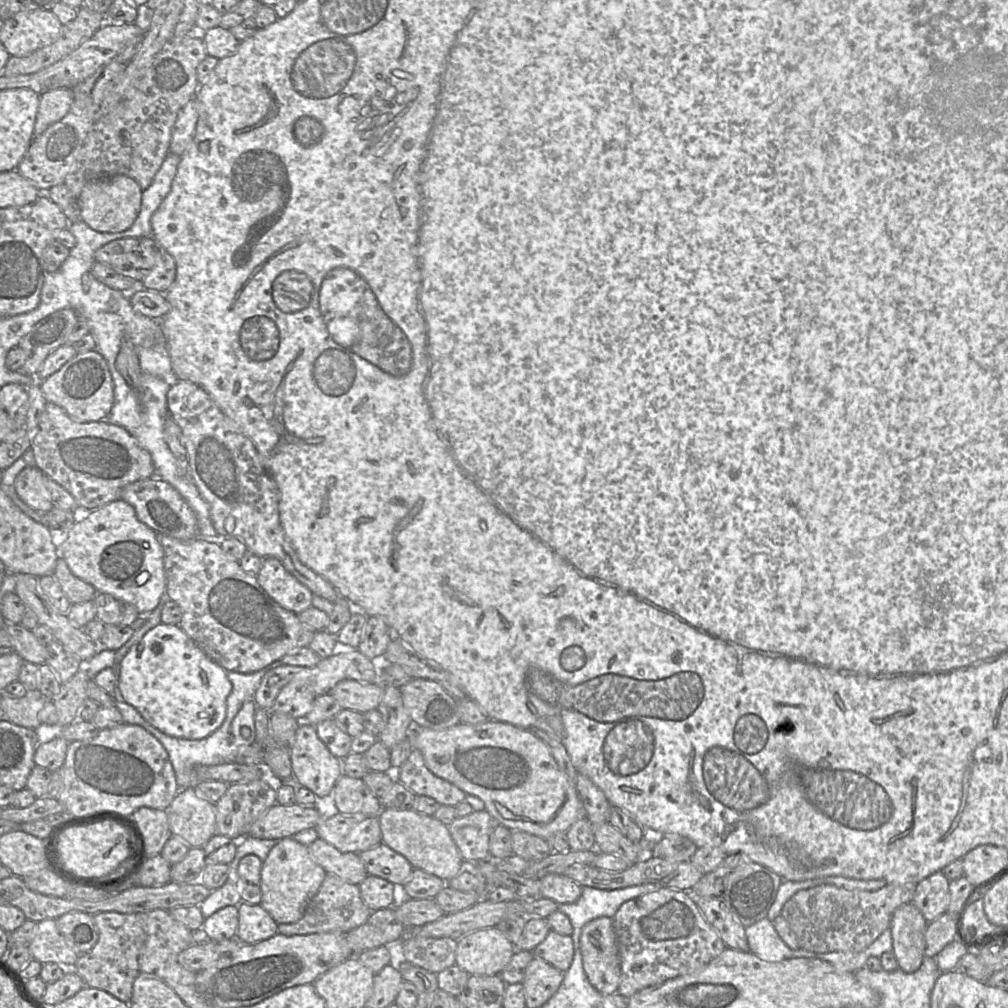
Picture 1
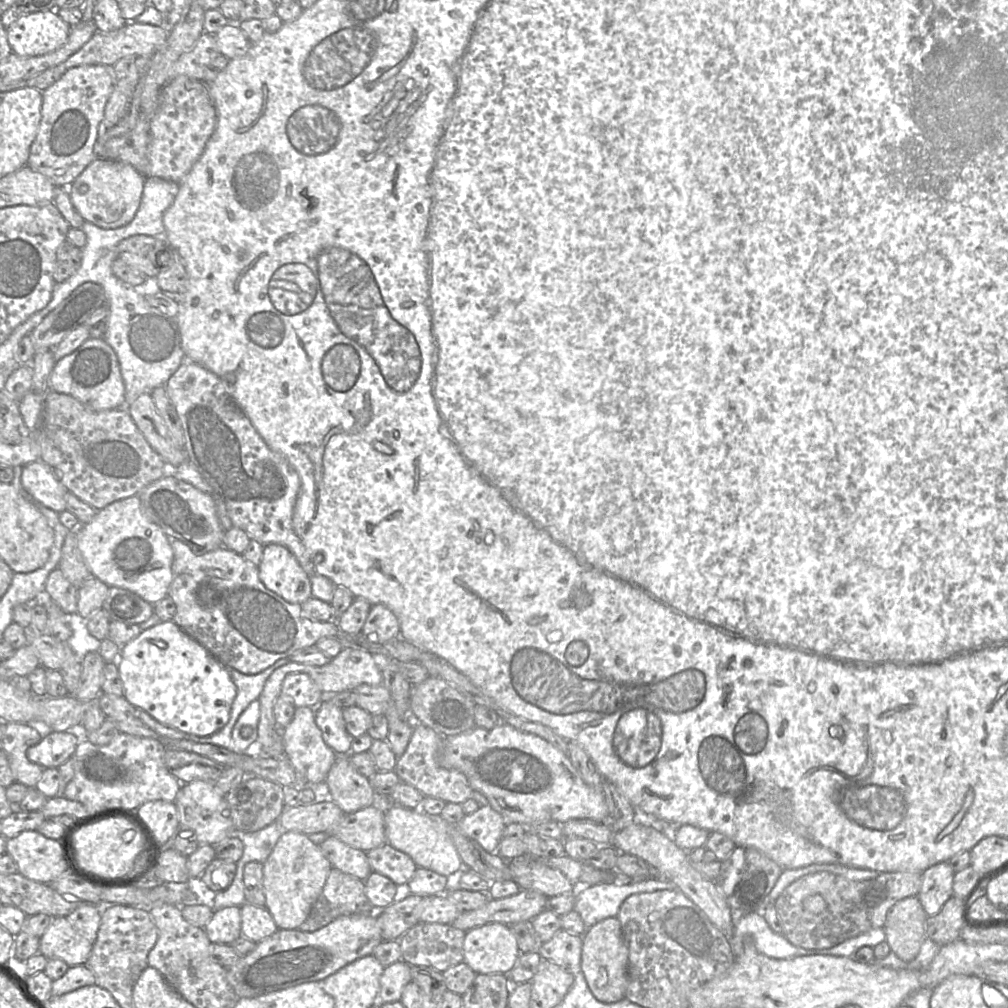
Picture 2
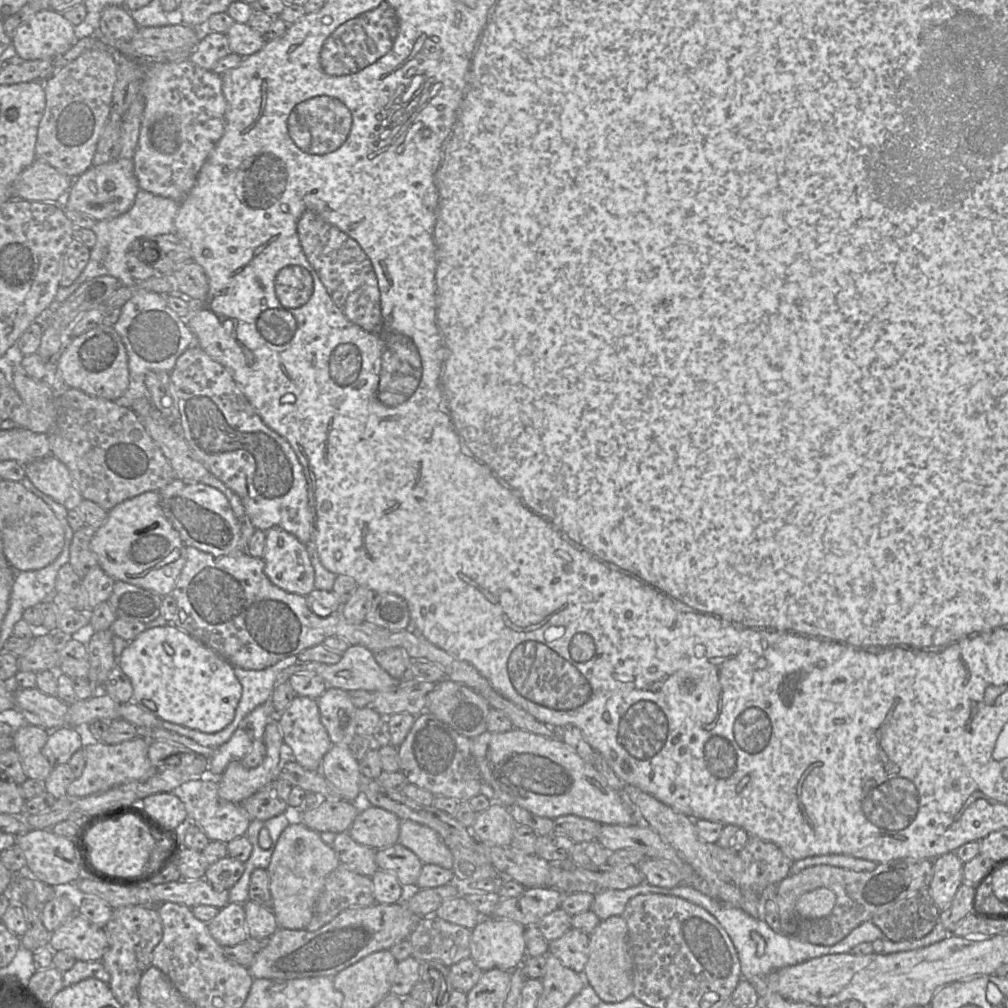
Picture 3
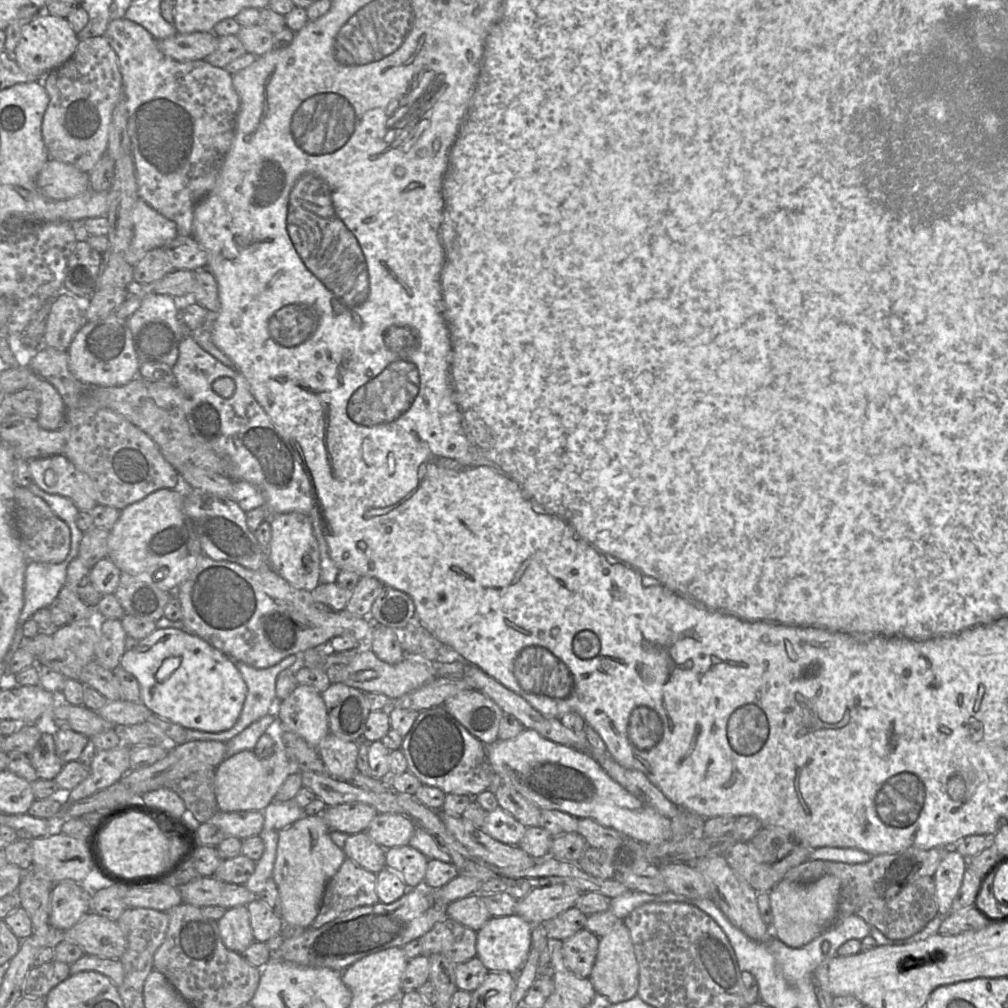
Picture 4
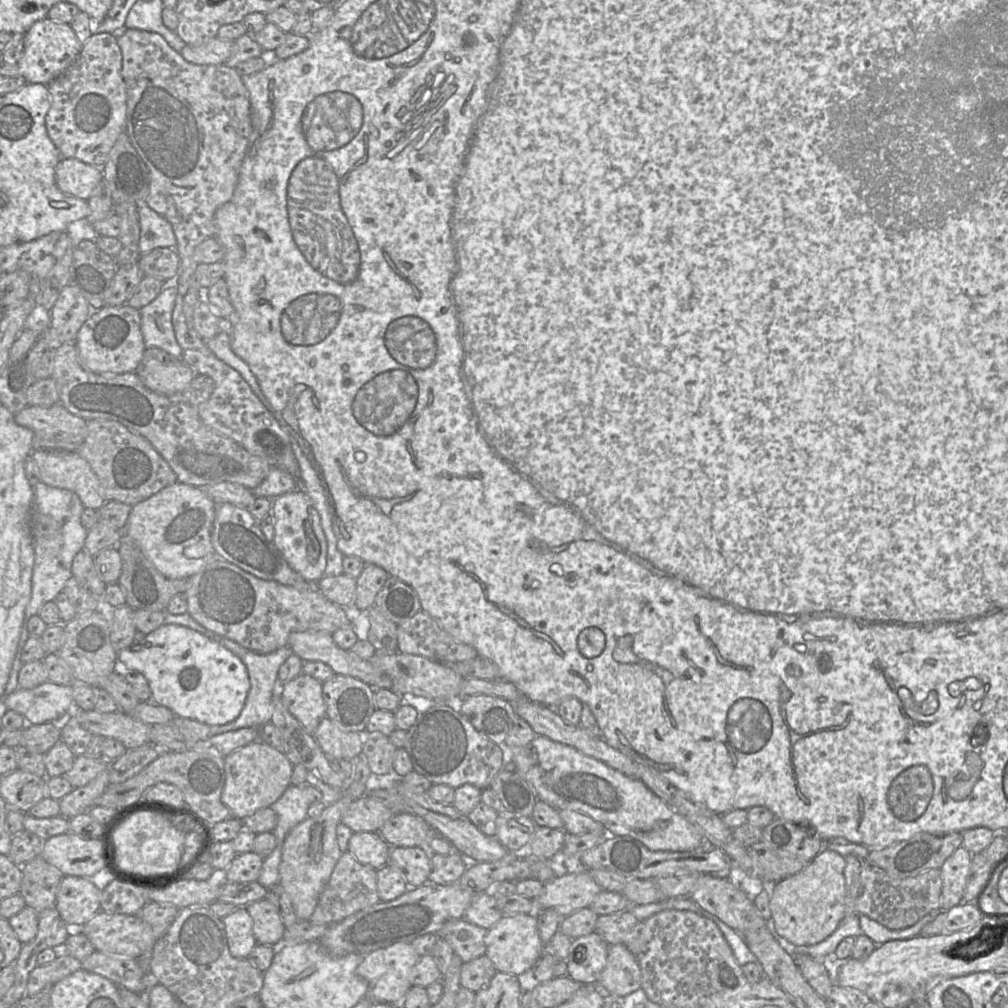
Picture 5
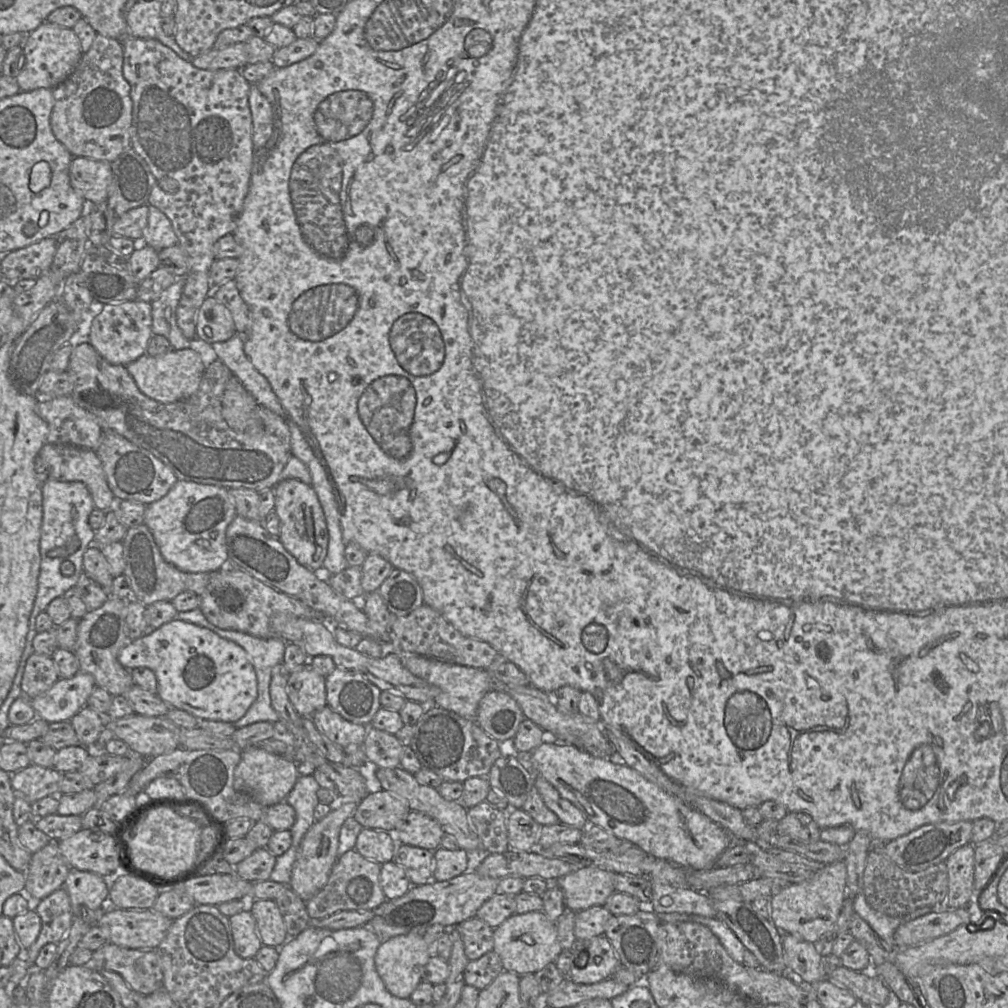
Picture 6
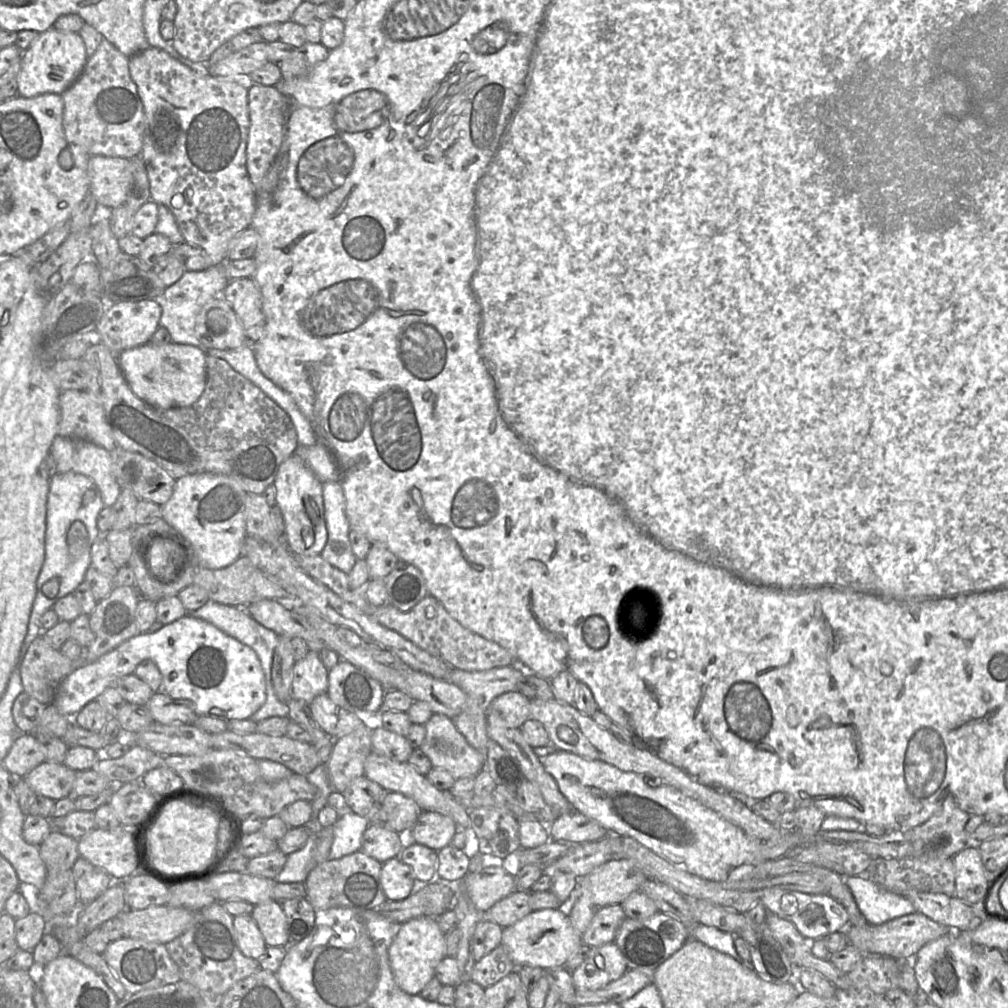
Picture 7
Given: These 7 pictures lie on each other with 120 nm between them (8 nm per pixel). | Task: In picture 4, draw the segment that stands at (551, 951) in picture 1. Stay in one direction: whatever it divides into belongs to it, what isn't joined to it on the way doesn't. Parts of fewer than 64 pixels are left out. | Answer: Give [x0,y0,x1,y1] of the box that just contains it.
[561,929,599,978]

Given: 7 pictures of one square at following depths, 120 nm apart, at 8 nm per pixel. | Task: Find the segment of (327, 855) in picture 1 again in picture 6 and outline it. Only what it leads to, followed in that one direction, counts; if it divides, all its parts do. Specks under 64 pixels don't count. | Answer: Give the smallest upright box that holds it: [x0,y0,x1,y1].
[355,828,398,865]

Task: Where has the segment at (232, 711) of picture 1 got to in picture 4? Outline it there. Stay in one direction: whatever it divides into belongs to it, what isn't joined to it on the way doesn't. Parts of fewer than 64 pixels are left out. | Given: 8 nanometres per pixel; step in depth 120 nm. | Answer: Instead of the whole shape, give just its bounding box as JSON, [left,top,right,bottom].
[197,655,300,737]

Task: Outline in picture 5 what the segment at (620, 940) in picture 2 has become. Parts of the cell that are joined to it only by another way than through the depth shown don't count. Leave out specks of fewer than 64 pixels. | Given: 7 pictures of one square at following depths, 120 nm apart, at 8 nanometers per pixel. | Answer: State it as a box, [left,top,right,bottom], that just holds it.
[597,944,642,996]

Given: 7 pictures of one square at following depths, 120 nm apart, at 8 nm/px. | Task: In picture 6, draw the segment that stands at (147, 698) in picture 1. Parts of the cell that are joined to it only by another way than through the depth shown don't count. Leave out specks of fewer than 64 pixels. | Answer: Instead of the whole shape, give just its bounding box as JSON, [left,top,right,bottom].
[118,620,257,724]

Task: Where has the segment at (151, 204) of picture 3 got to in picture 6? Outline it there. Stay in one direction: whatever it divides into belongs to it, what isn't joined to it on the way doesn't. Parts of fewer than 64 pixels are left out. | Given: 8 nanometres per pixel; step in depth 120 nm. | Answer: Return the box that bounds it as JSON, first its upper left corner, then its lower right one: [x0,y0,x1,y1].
[140,205,178,251]

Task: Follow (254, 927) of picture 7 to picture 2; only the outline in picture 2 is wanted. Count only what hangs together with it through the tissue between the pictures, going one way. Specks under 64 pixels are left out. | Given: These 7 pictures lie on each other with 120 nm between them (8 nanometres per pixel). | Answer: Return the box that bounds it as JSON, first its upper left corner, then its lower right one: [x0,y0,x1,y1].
[204,906,242,945]

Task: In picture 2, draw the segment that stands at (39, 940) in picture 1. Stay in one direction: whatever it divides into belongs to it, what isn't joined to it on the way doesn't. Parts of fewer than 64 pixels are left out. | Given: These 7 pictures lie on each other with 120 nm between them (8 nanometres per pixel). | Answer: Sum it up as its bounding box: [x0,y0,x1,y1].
[39,917,92,966]

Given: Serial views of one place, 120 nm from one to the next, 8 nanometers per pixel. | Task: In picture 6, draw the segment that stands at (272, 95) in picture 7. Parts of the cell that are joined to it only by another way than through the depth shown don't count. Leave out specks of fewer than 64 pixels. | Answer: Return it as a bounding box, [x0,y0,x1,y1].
[249,84,274,153]

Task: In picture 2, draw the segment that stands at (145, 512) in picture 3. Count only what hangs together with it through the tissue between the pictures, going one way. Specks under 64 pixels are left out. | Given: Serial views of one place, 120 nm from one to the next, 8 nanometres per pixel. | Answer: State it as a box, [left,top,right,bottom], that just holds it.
[77,495,173,605]

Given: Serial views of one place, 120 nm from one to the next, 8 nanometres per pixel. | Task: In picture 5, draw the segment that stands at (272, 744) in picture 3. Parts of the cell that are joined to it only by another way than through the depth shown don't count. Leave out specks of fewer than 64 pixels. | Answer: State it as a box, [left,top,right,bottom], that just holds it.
[221,740,294,820]

